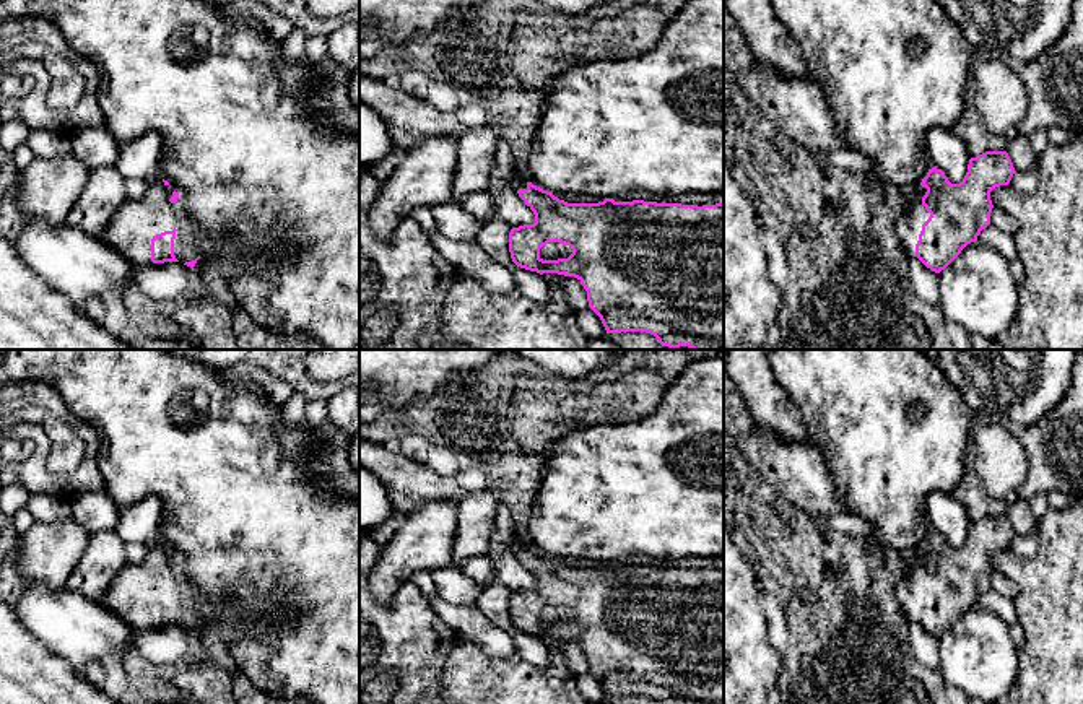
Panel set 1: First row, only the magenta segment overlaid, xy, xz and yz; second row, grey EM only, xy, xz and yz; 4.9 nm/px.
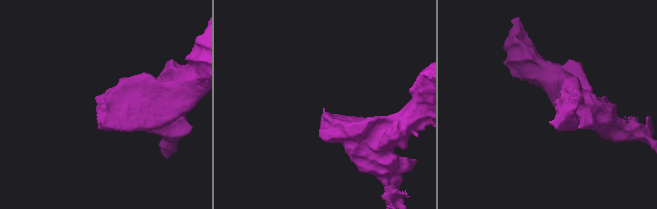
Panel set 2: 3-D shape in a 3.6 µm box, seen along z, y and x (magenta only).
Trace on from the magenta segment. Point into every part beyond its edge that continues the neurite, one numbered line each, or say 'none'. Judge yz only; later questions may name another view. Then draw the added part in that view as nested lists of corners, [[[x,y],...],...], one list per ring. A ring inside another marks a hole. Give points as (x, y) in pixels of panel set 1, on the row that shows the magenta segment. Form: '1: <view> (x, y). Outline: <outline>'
1: yz (909, 225). Outline: [[[919,185],[911,193],[911,202],[904,213],[896,219],[896,231],[902,242],[904,250],[912,257],[916,255],[916,244],[922,231],[922,224],[929,219],[930,213],[922,205],[922,197],[927,189]]]

